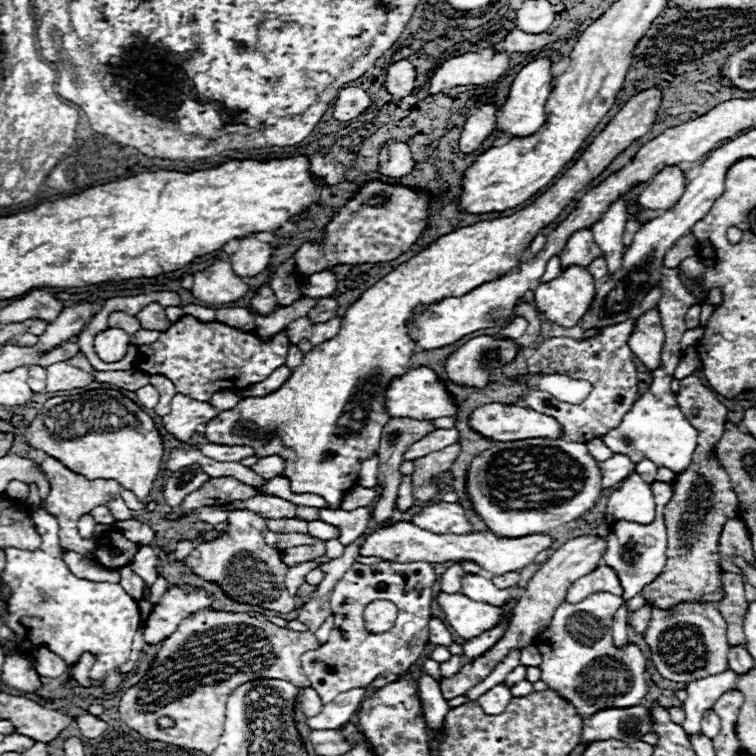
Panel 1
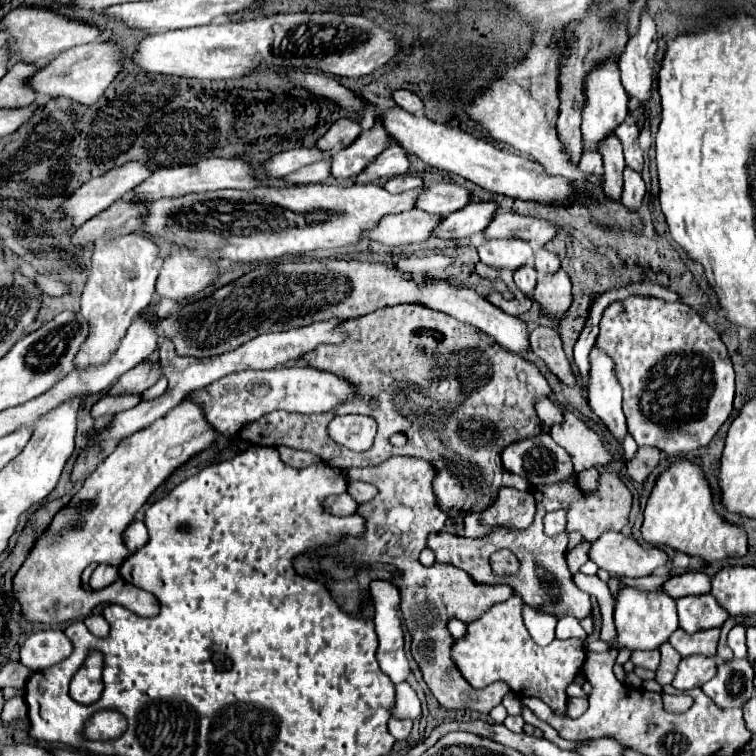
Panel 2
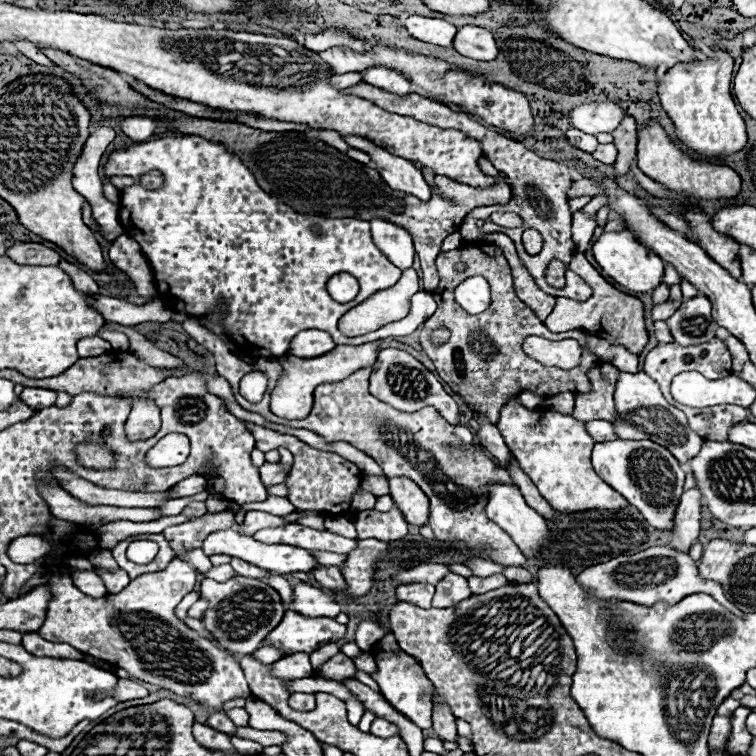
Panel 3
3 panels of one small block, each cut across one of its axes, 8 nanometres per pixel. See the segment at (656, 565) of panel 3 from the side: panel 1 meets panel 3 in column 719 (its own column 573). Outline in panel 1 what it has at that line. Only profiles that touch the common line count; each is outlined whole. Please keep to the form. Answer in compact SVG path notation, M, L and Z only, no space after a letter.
M602 564L600 568L596 568L588 576L582 576L580 580L576 580L568 588L566 600L568 602L580 602L580 600L584 600L586 596L590 596L594 592L614 592L616 596L622 594L620 580L618 580L616 572L610 566Z

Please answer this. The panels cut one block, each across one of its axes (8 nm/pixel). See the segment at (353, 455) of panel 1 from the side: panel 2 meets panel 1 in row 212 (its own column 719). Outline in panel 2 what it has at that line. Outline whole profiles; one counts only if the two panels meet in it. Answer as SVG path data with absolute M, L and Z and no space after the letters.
M686 456L670 462L670 466L656 478L644 508L642 538L654 546L670 546L678 552L700 556L704 562L746 554L746 532L740 526L726 522L714 510L712 488L702 466L690 462Z

